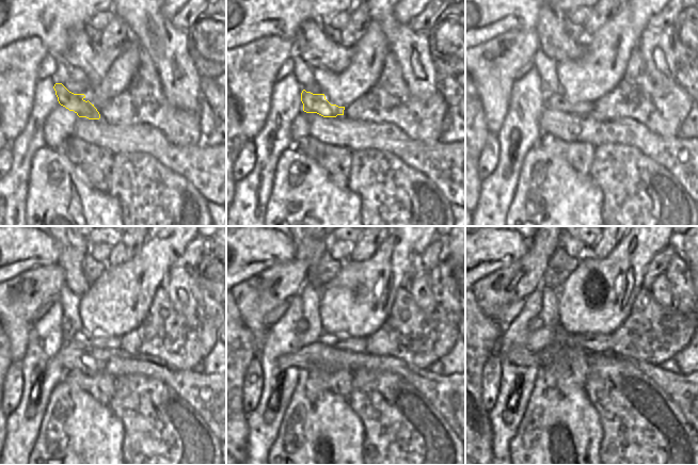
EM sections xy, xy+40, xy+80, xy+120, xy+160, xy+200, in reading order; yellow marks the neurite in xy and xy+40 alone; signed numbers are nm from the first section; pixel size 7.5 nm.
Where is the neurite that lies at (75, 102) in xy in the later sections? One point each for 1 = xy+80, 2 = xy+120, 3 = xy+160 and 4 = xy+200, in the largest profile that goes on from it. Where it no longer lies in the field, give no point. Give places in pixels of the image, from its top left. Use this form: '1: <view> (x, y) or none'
1: xy+80 (557, 101)
2: xy+120 (100, 341)
3: xy+160 (339, 341)
4: xy+200 (592, 341)

